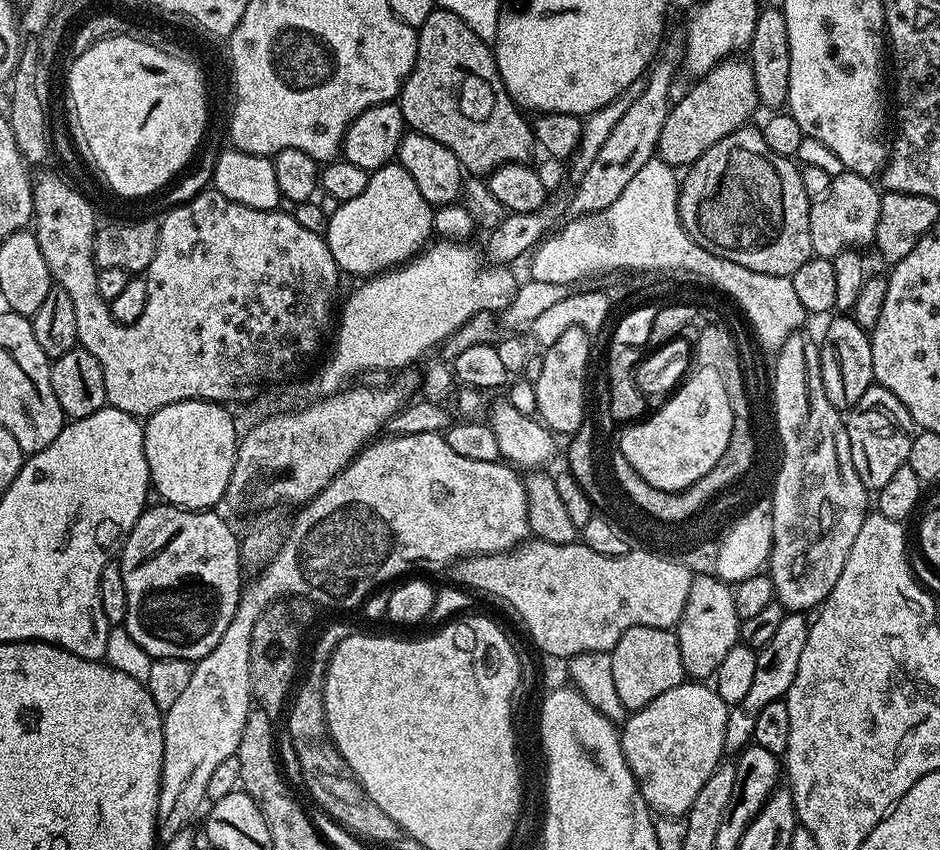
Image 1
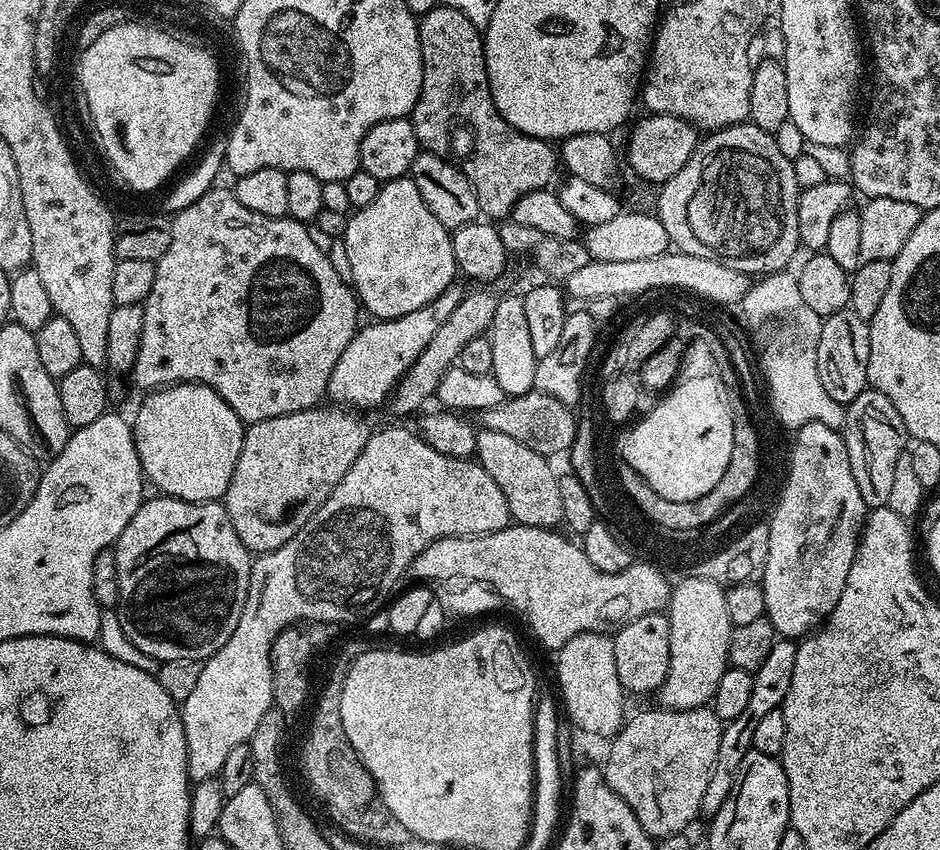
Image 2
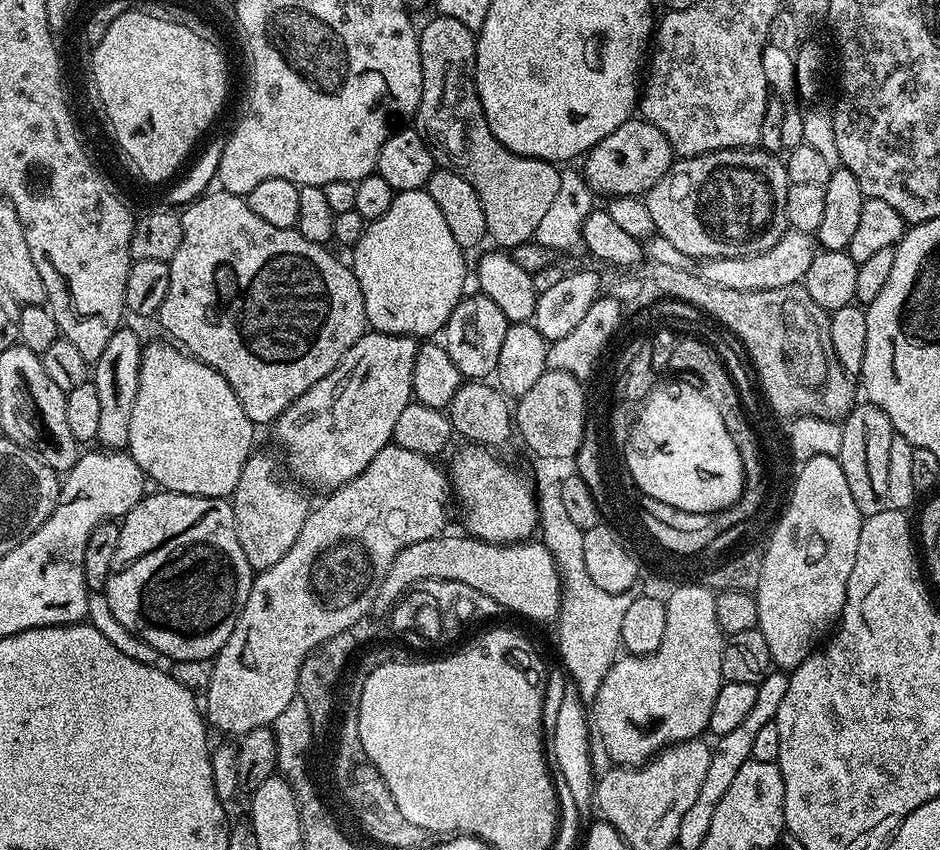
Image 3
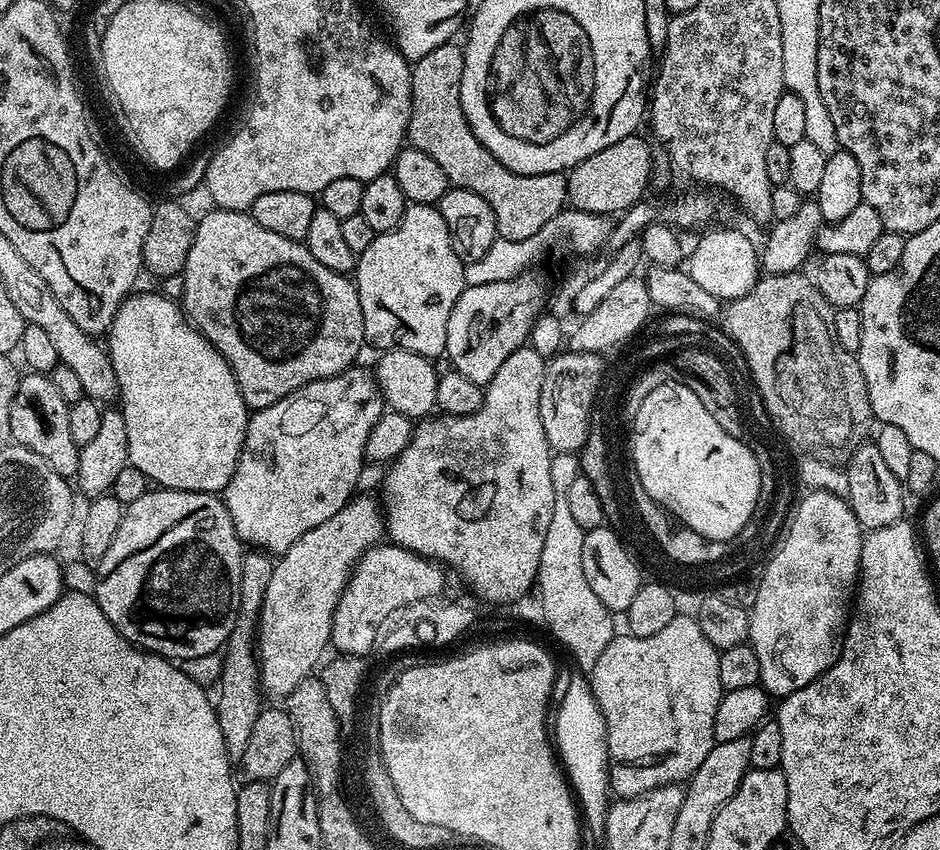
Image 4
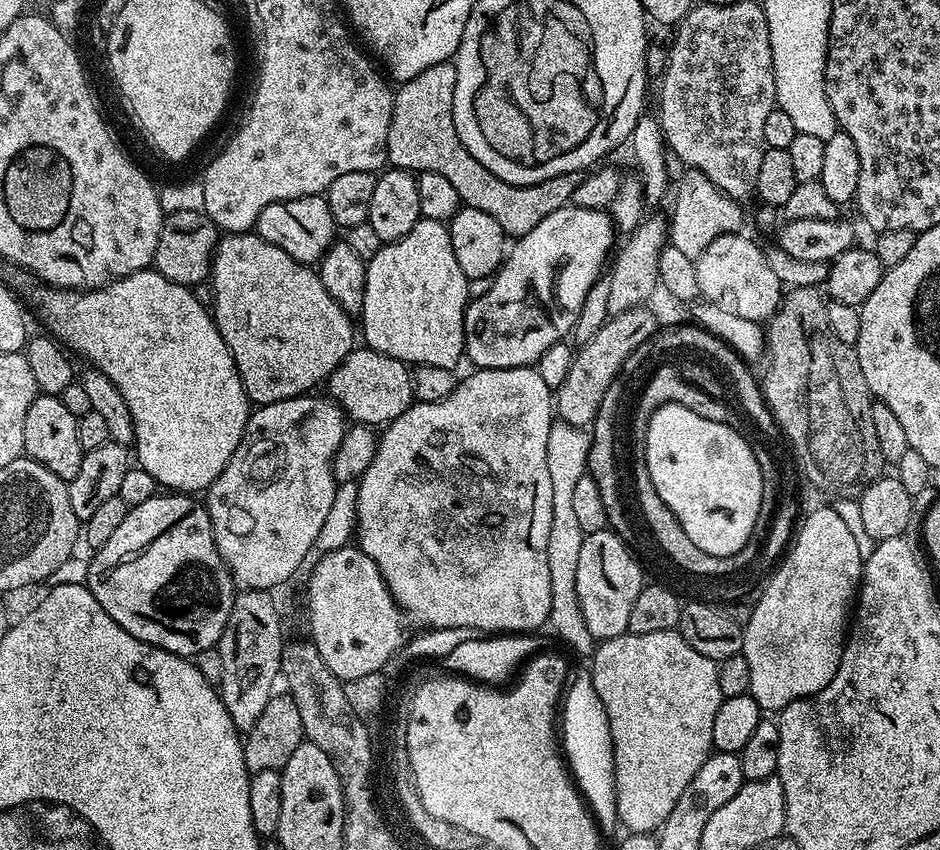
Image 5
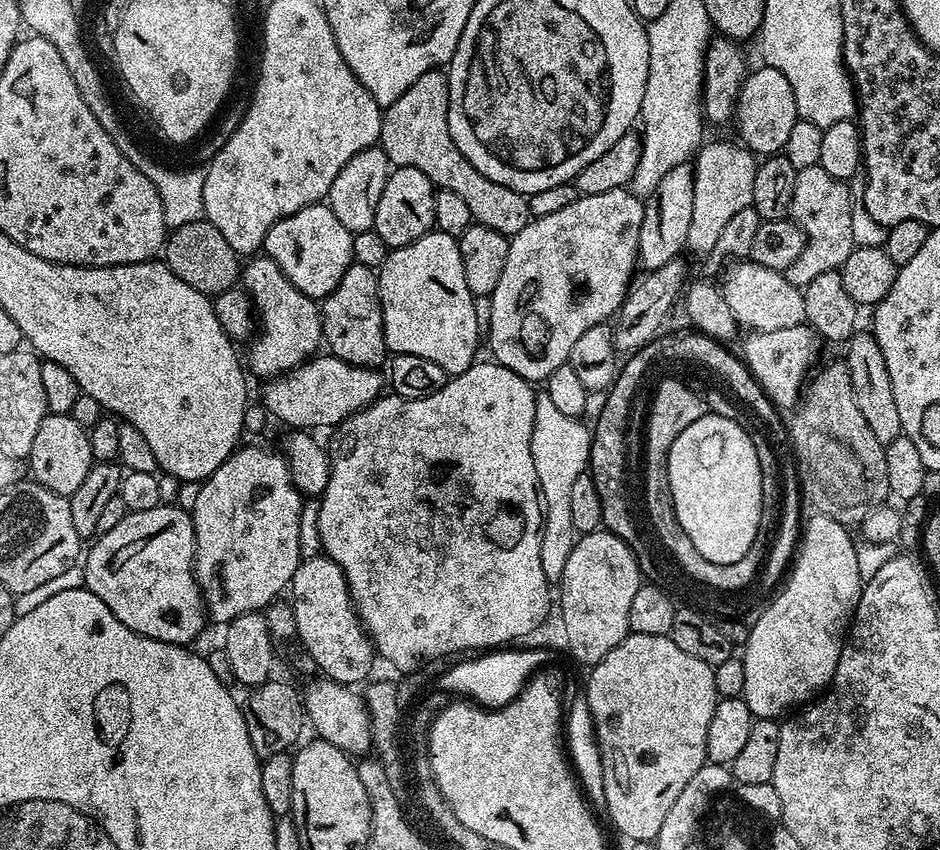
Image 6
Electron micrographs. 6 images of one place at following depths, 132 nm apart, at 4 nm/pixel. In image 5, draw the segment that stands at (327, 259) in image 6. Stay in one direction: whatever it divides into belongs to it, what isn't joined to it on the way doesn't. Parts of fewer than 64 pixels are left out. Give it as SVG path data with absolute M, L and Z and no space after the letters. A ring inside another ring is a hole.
M323 195L303 196L266 206L266 210L258 214L254 231L266 242L286 250L290 258L309 266L315 265L324 257L326 250L338 236L338 226L330 214L330 206Z

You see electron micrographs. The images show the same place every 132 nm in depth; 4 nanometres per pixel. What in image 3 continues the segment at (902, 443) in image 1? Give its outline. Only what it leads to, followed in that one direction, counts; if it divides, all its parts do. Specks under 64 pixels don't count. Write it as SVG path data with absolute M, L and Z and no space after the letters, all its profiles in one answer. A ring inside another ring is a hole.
M867 402L857 403L849 416L844 417L842 421L842 450L839 454L842 474L846 474L846 483L850 485L850 494L854 494L854 502L858 506L861 516L873 516L881 512L883 508L888 507L886 498L886 473L887 464L890 459L890 442L893 438L892 423L890 418L878 406Z

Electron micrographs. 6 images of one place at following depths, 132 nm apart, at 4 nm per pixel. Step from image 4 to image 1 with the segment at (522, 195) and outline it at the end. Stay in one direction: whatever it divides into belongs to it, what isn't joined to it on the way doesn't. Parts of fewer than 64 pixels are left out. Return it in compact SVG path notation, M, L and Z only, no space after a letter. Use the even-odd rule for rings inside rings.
M439 6L422 22L416 41L416 61L398 97L405 125L442 142L473 177L484 178L503 164L527 161L534 149L534 128L524 121L525 113L510 98L489 44L482 42L458 14Z

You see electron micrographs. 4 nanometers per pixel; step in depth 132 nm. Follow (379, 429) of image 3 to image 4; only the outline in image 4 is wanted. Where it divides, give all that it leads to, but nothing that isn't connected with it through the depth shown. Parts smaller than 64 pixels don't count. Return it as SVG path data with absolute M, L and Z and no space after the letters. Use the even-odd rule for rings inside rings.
M353 366L330 378L322 378L286 394L278 402L257 408L249 415L244 445L234 474L224 488L222 499L238 538L256 550L282 554L314 526L322 526L326 518L334 518L357 491L358 474L366 463L364 451L370 430L386 411L376 377L361 366Z

